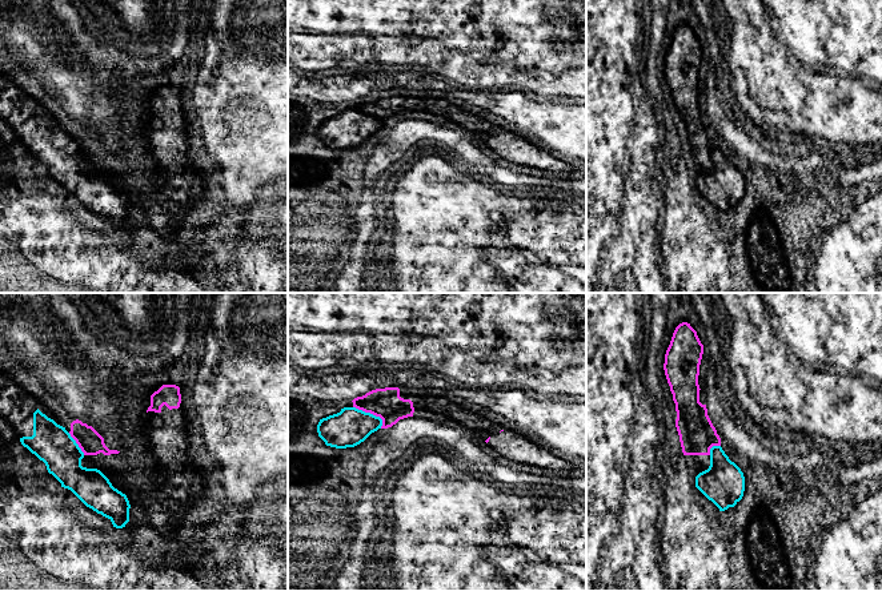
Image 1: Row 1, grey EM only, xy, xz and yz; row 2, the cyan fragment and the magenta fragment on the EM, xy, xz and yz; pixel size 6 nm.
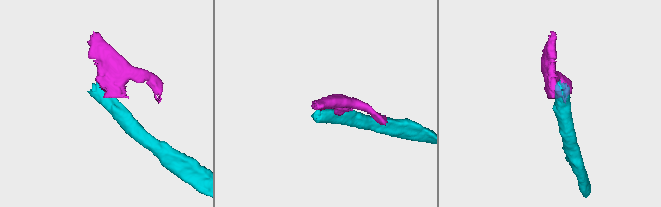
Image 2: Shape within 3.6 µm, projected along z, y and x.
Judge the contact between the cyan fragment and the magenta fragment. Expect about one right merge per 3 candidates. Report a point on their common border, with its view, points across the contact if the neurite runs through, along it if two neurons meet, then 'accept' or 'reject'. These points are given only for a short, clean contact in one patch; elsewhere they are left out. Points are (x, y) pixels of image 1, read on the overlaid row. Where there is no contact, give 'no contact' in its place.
meets cyan in xz at (372, 414); border along xz (353, 406), (377, 415), (381, 419), (381, 427); reject

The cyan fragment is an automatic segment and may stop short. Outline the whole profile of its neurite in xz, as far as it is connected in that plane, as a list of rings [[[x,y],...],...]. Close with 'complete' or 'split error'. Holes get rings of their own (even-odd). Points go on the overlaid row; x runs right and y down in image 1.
[[[344,407],[340,413],[320,419],[318,437],[326,446],[354,447],[382,426],[382,419],[356,407]]] | complete

